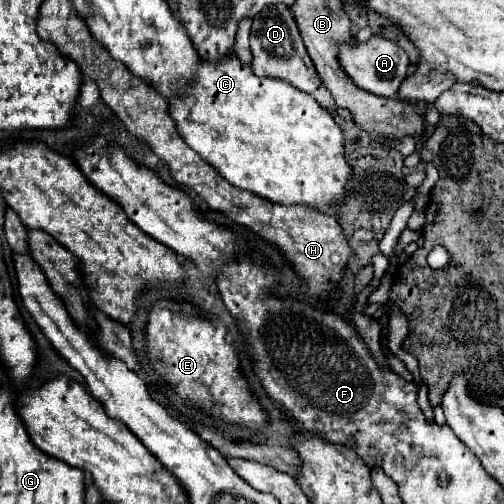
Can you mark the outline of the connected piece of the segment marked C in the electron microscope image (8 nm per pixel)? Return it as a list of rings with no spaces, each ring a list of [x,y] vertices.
[[[237,56],[235,60],[227,60],[227,64],[201,62],[199,76],[187,86],[183,98],[169,104],[169,112],[177,122],[183,140],[229,184],[283,206],[301,204],[321,210],[333,204],[345,204],[345,184],[351,180],[353,172],[345,160],[343,130],[329,110],[321,108],[313,96],[291,88],[291,84],[255,76],[249,66],[237,60]]]

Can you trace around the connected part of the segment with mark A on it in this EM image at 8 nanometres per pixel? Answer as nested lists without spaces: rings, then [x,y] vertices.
[[[373,34],[367,42],[359,42],[357,38],[353,38],[351,42],[339,42],[337,60],[355,86],[377,96],[387,96],[387,98],[395,98],[409,68],[407,54],[395,42],[377,34]]]

